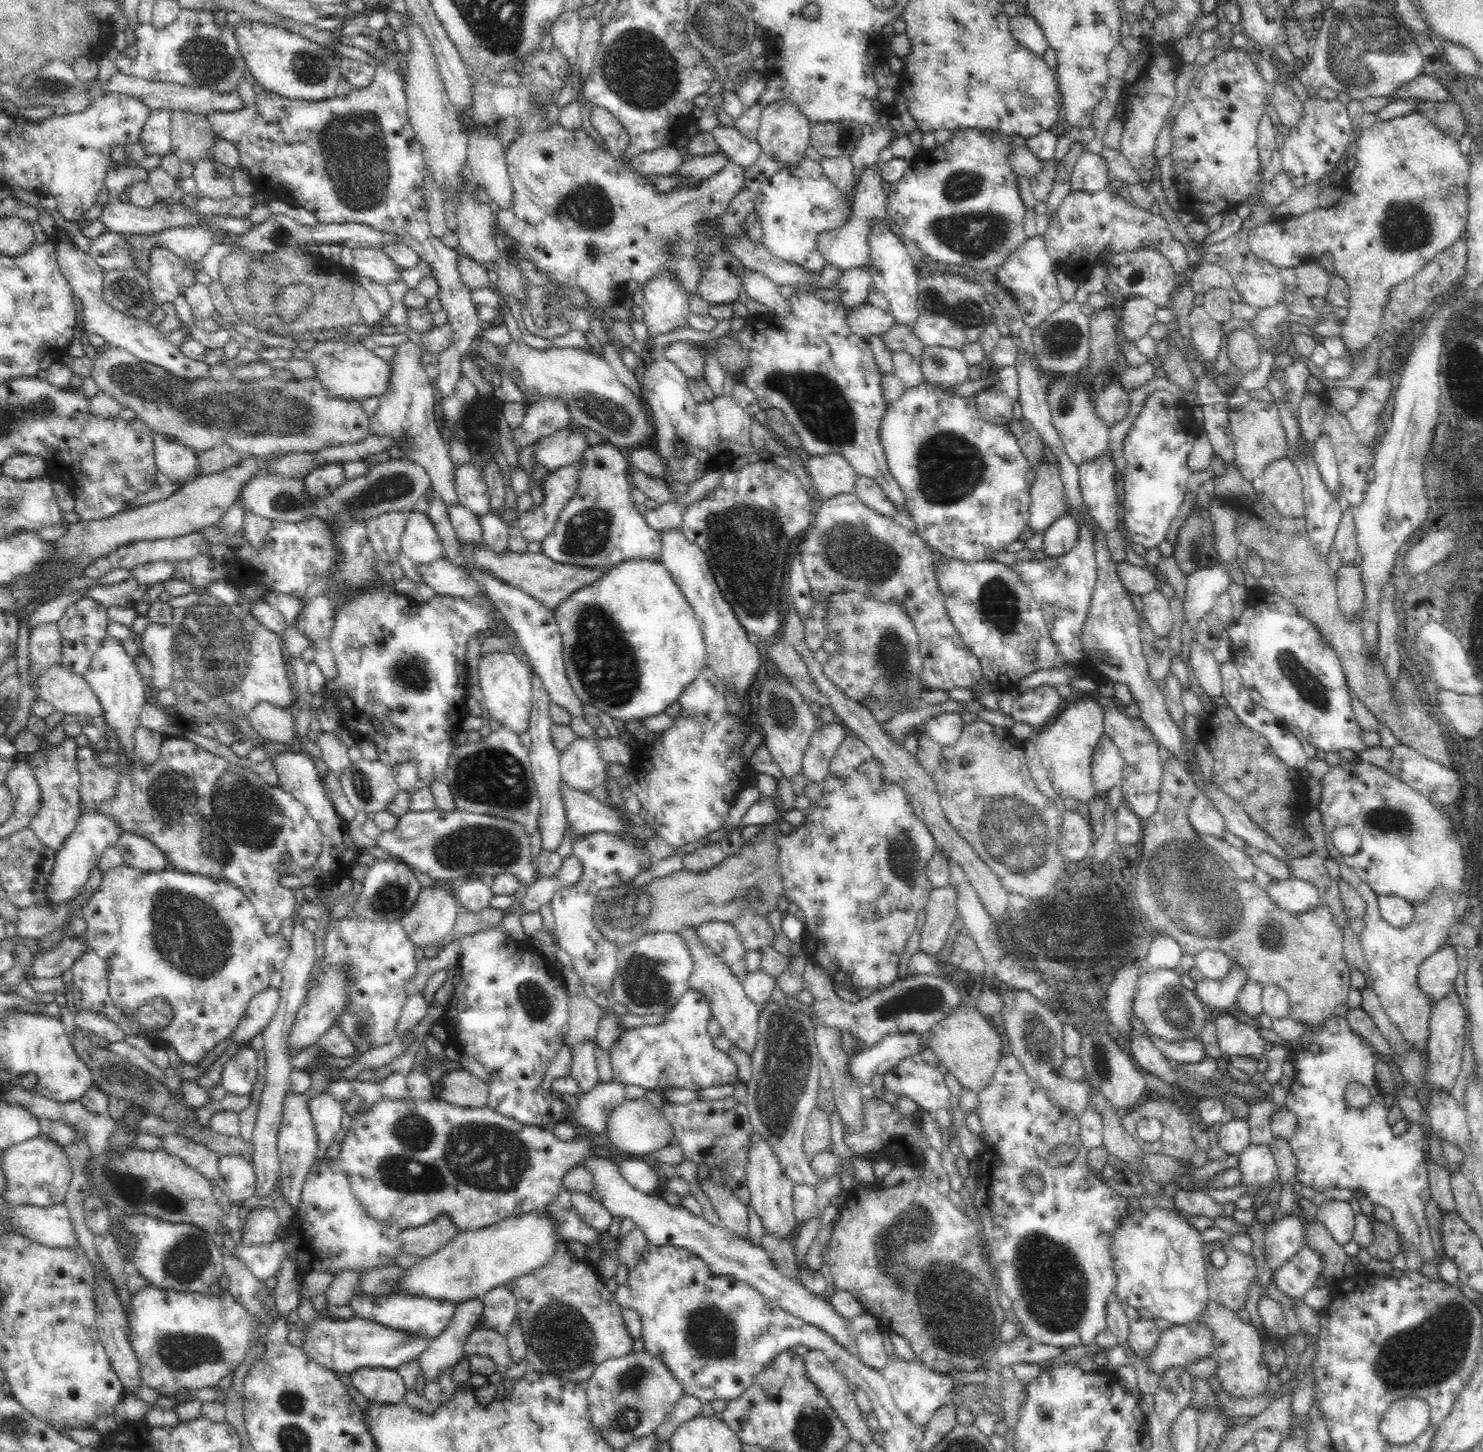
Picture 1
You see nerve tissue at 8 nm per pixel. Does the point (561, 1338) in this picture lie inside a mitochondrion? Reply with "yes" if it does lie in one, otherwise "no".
yes

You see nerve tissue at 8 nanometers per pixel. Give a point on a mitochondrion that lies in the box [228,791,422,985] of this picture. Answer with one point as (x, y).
(387, 898)

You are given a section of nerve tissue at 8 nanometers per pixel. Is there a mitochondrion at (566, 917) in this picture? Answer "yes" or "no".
no

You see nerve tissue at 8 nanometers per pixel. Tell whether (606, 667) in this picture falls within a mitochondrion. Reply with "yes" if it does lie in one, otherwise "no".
yes

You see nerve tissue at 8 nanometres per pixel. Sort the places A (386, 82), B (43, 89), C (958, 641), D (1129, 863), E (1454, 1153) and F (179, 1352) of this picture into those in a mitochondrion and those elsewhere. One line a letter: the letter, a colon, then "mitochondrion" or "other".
A: other
B: mitochondrion
C: other
D: other
E: mitochondrion
F: mitochondrion

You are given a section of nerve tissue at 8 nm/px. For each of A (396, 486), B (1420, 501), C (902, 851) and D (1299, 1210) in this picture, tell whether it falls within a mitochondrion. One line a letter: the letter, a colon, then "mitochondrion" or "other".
A: mitochondrion
B: mitochondrion
C: mitochondrion
D: other

